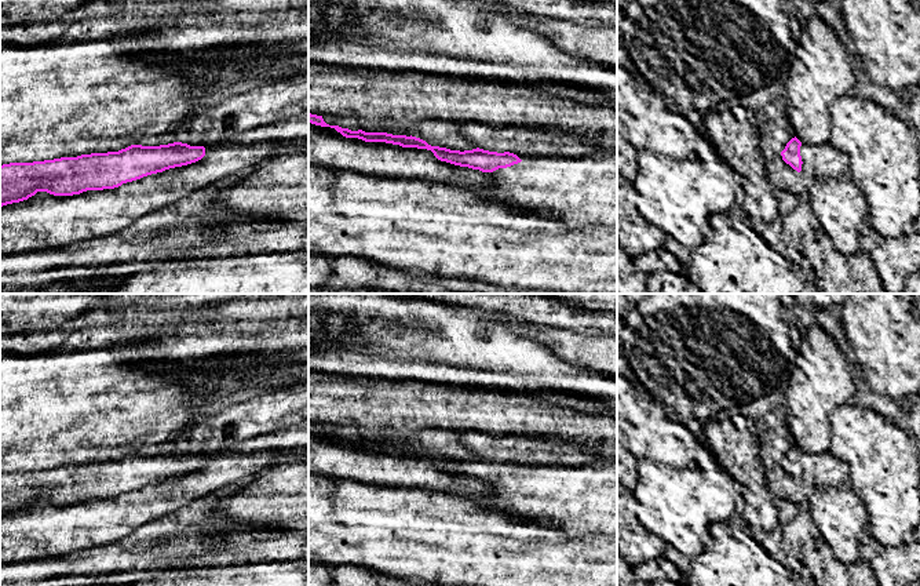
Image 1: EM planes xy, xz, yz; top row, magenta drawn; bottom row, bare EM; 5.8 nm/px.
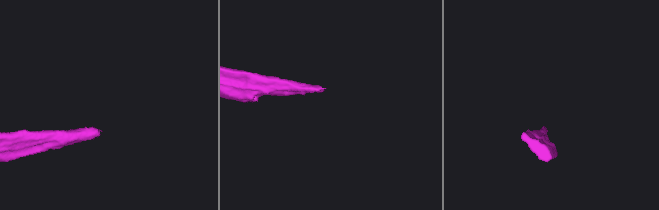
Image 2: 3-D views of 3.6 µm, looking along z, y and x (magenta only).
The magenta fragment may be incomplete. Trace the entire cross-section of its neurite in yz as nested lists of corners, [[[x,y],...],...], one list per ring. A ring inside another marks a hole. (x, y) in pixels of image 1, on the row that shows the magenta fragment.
[[[792,138],[781,152],[782,160],[808,182],[818,178],[848,178],[850,160],[829,142],[811,146]]]

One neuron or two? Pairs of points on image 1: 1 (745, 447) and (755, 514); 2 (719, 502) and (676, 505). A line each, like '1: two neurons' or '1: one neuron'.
1: one neuron
2: one neuron

